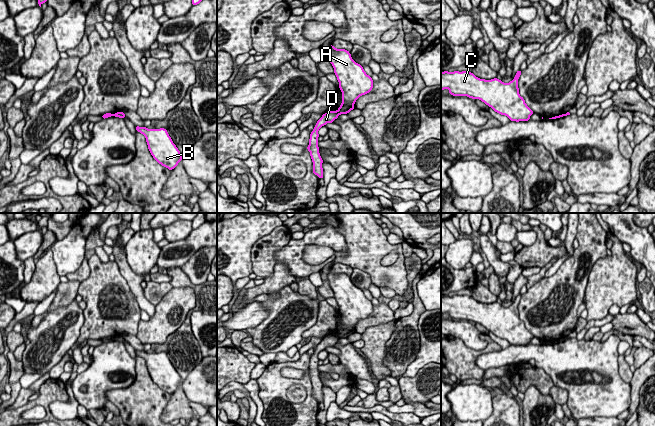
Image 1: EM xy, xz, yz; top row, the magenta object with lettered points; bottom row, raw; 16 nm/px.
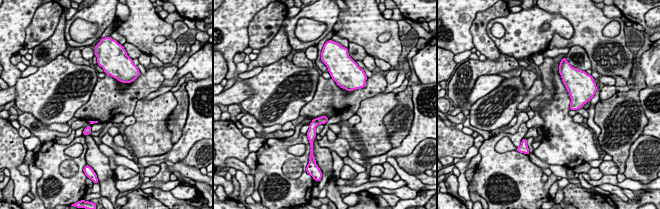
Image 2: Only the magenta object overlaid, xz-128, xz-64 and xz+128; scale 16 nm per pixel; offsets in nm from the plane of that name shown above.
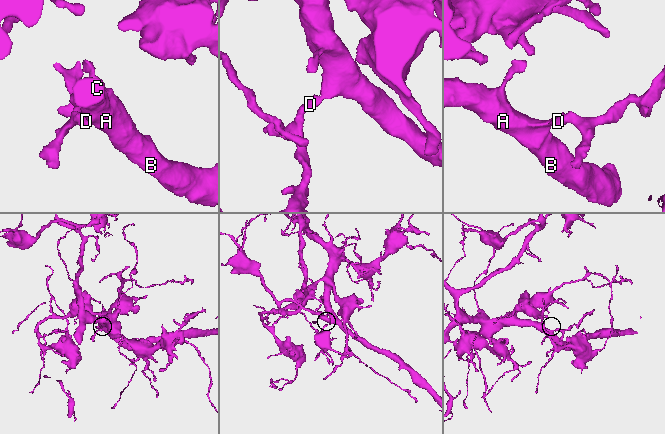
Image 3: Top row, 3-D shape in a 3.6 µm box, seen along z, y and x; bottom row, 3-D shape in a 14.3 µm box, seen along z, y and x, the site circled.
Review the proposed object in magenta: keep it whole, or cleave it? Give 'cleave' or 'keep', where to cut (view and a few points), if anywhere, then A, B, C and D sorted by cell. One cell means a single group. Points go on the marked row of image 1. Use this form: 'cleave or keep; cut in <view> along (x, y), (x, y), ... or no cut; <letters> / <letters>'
cleave; cut in xz along (336, 111), (339, 114); A B C / D

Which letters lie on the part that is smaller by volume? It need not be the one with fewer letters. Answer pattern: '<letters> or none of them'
D

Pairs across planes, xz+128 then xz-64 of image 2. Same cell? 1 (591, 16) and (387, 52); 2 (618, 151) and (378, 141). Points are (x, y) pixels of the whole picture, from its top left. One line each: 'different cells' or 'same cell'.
1: same cell
2: different cells

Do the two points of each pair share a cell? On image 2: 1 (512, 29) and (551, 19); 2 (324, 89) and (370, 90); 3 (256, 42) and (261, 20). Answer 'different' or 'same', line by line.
1: same
2: same
3: same

